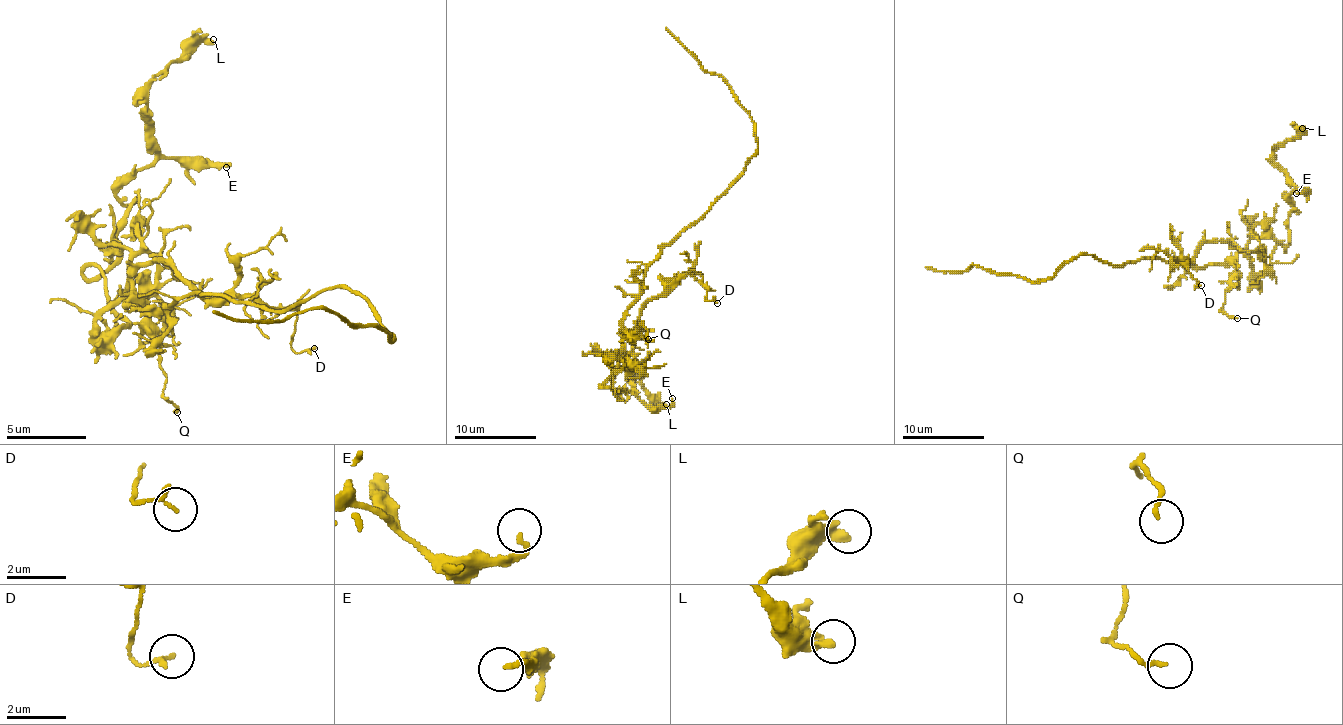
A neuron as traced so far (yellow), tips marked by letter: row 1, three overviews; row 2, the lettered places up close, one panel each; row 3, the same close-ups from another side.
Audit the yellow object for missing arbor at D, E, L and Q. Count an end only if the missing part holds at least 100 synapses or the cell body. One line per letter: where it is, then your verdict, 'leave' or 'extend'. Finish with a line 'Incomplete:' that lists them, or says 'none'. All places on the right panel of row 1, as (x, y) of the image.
D: (1201, 285) | leave
E: (1296, 193) | leave
L: (1302, 128) | leave
Q: (1237, 318) | leave
Incomplete: none

